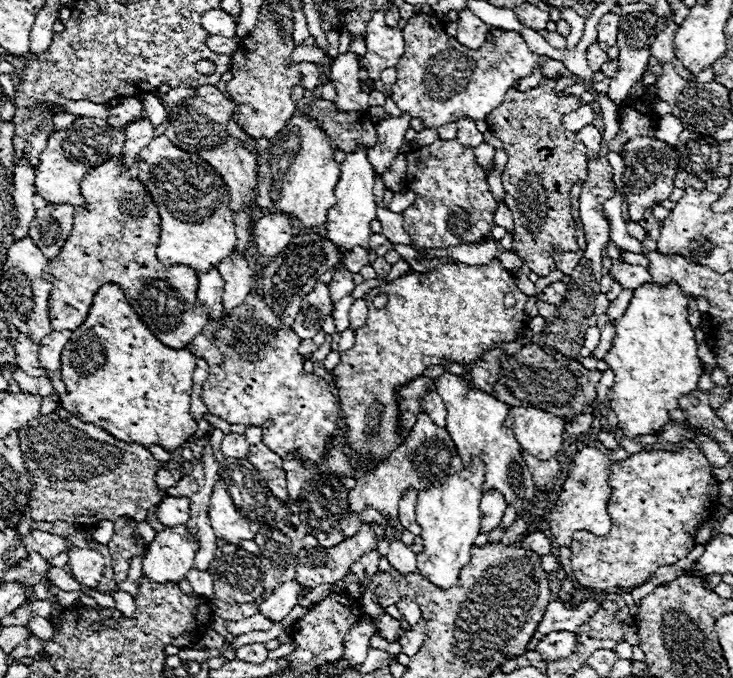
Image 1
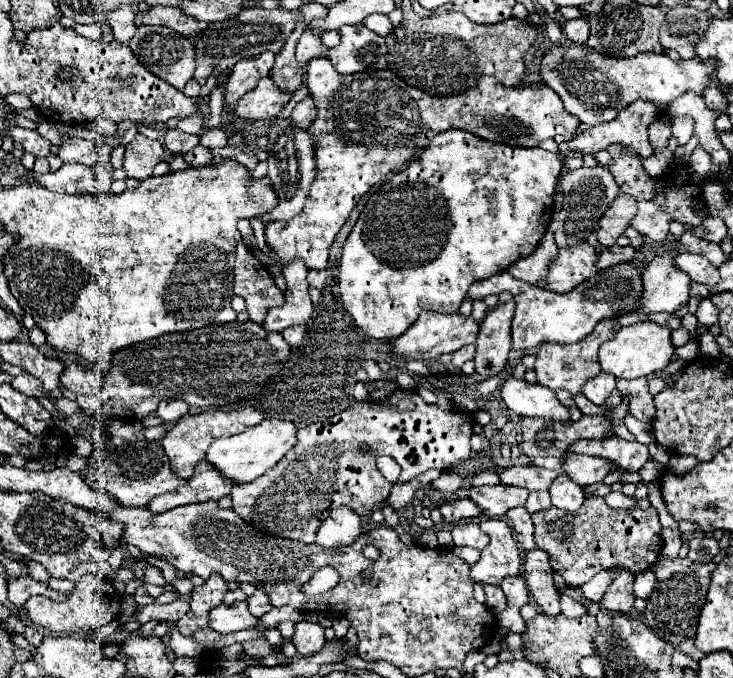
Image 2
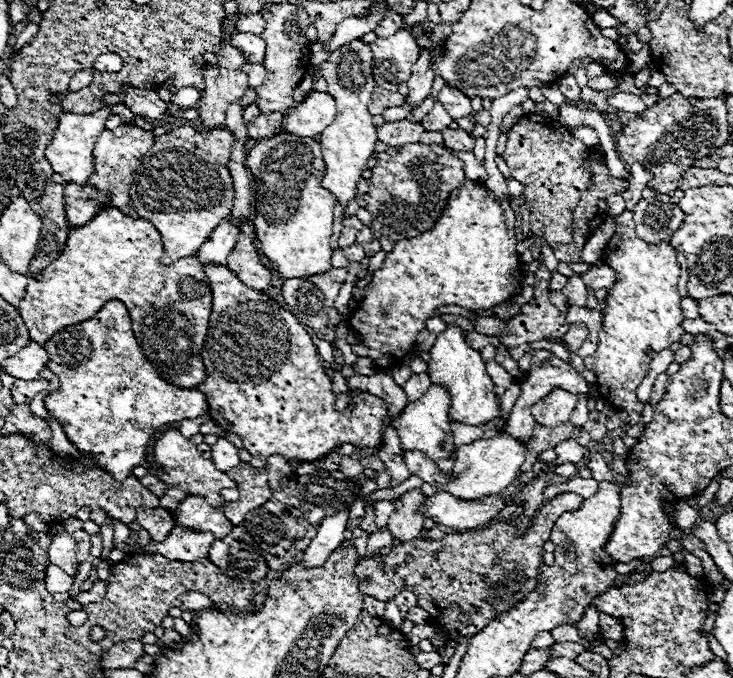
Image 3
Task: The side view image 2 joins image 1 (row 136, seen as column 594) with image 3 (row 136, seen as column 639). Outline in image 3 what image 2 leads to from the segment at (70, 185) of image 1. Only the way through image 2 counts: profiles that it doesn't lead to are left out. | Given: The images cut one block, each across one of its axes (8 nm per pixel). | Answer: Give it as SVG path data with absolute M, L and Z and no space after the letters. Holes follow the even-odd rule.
M104 106L98 112L92 114L72 114L72 112L62 112L58 118L58 128L56 134L50 142L50 146L46 148L46 160L50 162L52 170L62 174L64 182L70 184L86 184L86 180L94 174L94 158L92 158L92 150L96 146L96 140L100 138L100 134L106 130L106 120L110 118L110 106Z

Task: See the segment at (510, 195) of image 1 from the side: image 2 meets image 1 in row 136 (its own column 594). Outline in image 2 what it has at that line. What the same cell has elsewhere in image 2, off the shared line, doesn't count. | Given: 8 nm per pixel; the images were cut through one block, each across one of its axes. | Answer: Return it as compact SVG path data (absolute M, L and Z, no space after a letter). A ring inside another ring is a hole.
M588 498L576 512L548 508L532 516L534 542L550 556L550 566L568 586L582 586L600 570L622 568L632 576L648 570L660 556L660 520L654 506L648 510L618 510L606 506L604 498Z

